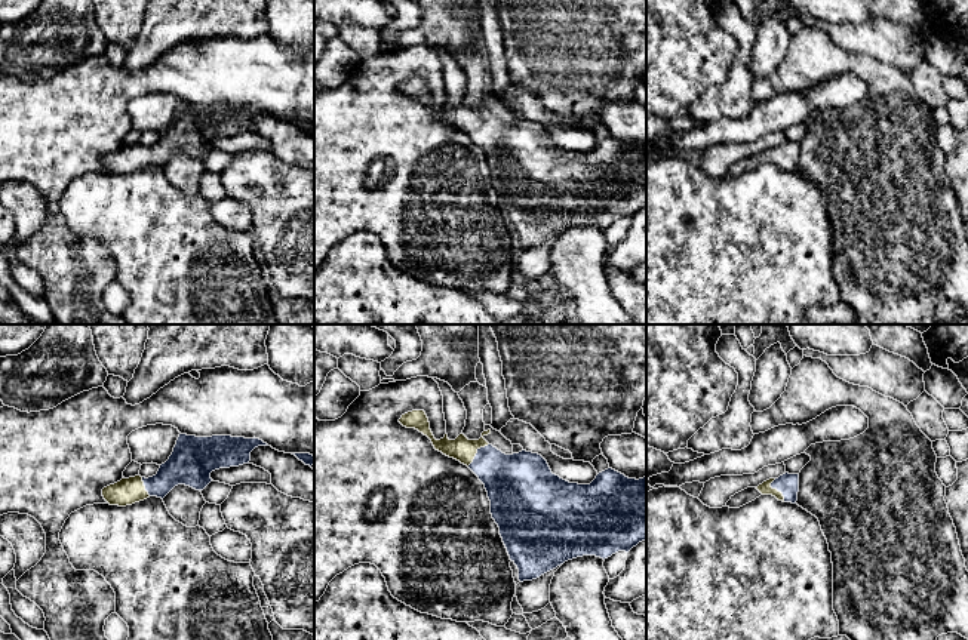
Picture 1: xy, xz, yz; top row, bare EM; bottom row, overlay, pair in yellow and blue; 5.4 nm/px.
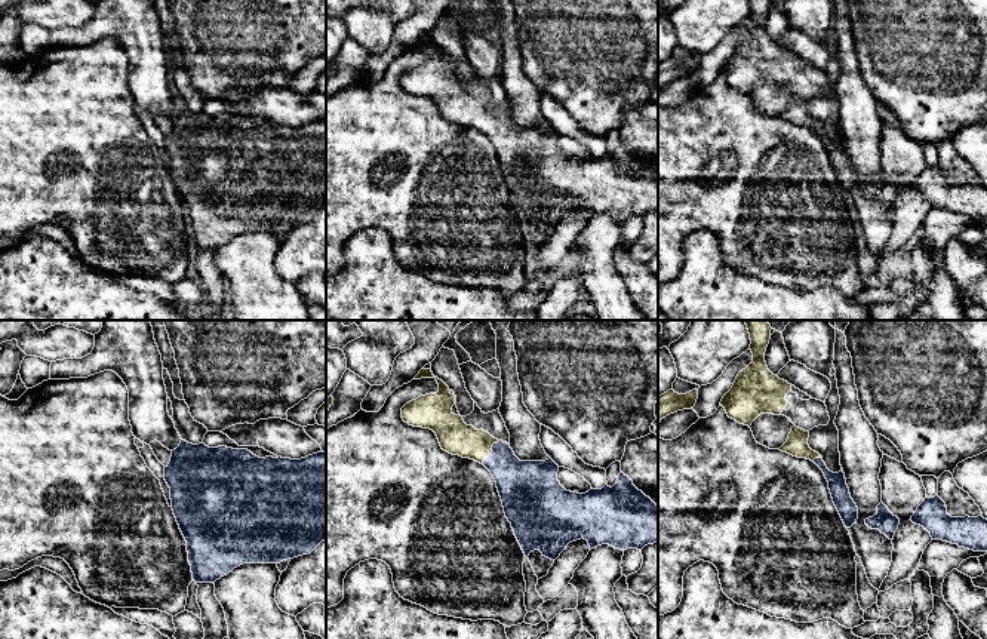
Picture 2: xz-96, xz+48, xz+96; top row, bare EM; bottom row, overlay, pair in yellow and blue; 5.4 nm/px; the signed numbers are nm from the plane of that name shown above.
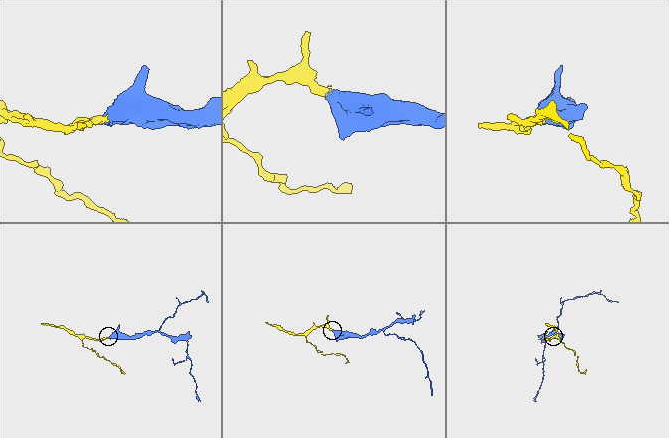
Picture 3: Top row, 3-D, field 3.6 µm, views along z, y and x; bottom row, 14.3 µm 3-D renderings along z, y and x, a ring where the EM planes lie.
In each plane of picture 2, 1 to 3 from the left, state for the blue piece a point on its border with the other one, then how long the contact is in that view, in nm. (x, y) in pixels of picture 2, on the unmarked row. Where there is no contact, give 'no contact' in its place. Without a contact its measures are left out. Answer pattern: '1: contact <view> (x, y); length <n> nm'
1: no contact
2: contact xz+48 (491, 119); length 160 nm
3: contact xz+96 (817, 125); length 60 nm

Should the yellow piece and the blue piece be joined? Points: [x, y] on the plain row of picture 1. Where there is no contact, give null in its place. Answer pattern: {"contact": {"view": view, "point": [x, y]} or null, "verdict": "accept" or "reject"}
{"contact": {"view": "xz", "point": [476, 120]}, "verdict": "accept"}

